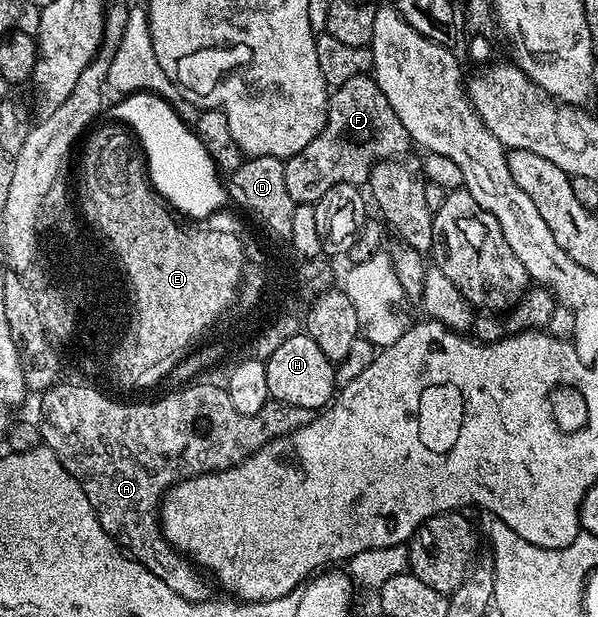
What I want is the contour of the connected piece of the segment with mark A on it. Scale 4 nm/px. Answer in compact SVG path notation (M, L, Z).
M60 383L42 394L43 421L38 422L42 444L52 449L57 459L61 459L67 468L67 473L73 475L77 483L81 483L81 491L85 491L101 527L105 527L108 535L131 560L139 561L149 571L153 571L157 579L162 579L186 601L208 600L212 596L212 586L208 578L193 567L186 557L176 553L175 548L163 537L157 512L163 494L178 481L188 481L191 477L216 473L239 464L275 437L283 437L294 429L308 425L316 415L316 410L293 407L274 399L267 401L265 407L257 411L257 415L241 415L241 411L234 409L222 384L199 384L190 383L178 388L174 392L176 399L173 401L165 397L157 401L139 401L136 405L126 405L123 401L110 401L101 390L94 389L91 385Z

